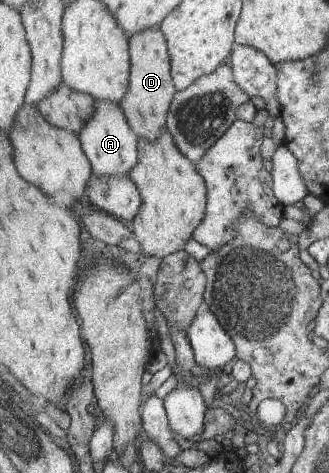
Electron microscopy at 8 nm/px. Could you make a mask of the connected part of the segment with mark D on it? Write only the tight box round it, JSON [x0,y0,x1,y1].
[120,25,178,140]

